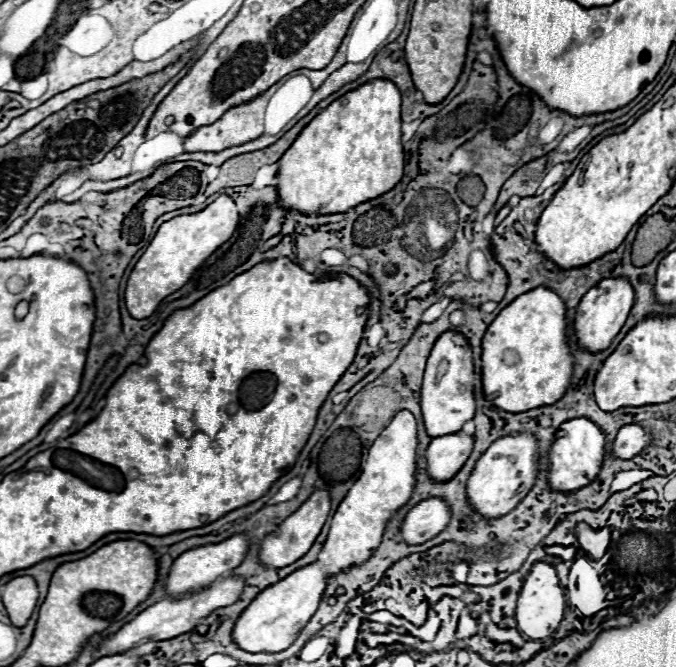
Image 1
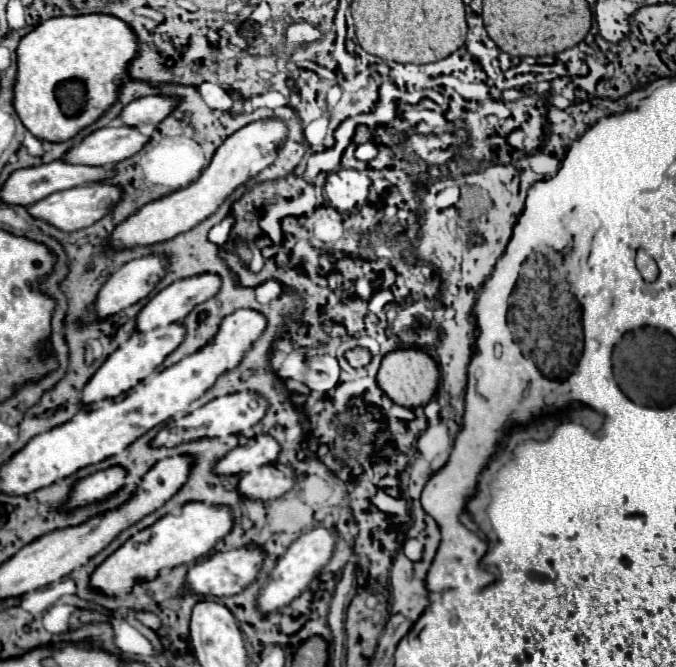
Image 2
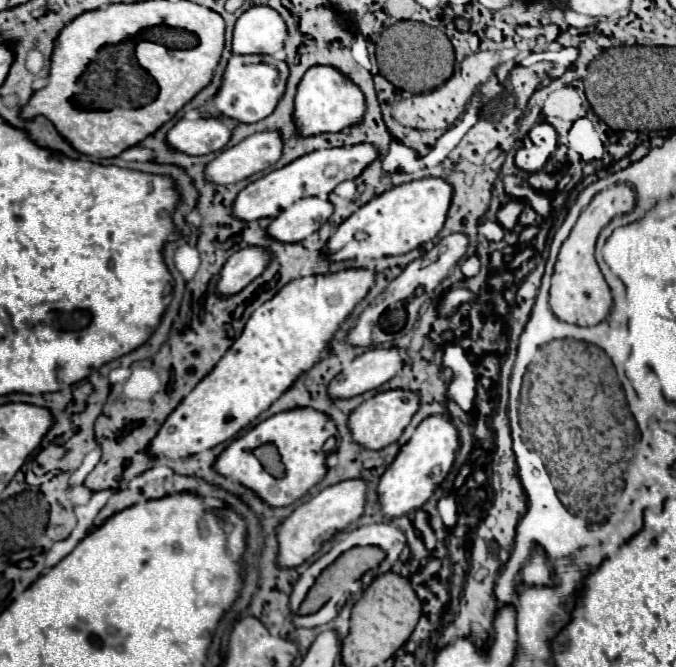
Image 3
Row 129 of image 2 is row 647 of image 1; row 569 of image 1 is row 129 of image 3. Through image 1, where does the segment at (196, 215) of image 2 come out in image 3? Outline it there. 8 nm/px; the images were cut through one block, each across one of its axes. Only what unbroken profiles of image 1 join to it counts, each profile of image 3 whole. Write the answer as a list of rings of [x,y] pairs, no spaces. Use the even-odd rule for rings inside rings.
[[[312,66],[298,84],[296,92],[296,124],[302,136],[314,136],[322,132],[342,132],[356,124],[362,124],[366,114],[366,98],[348,76],[334,66]]]

